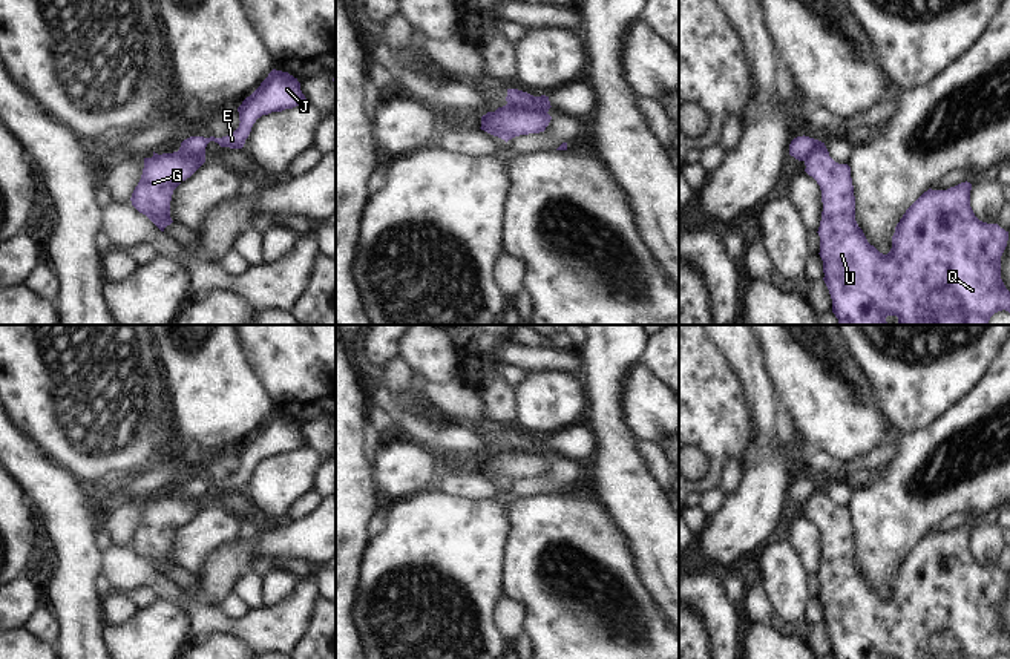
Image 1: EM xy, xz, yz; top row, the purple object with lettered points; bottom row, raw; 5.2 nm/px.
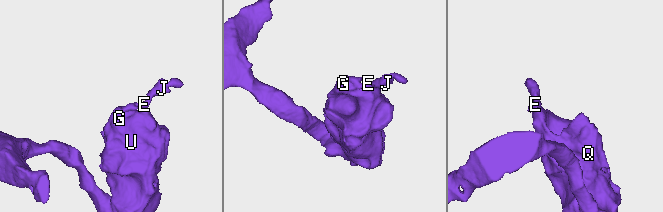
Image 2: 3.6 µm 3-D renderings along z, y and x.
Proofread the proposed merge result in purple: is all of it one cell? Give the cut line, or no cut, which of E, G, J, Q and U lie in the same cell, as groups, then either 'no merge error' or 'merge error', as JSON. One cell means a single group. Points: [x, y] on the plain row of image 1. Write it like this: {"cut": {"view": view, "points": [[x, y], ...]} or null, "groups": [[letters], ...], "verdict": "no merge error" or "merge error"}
{"cut": {"view": "xz", "points": [[508, 446], [546, 457]]}, "groups": [["E", "J"], ["G", "Q", "U"]], "verdict": "merge error"}

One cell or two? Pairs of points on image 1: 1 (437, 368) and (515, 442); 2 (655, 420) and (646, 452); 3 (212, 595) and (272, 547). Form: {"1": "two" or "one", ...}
{"1": "two", "2": "two", "3": "one"}

